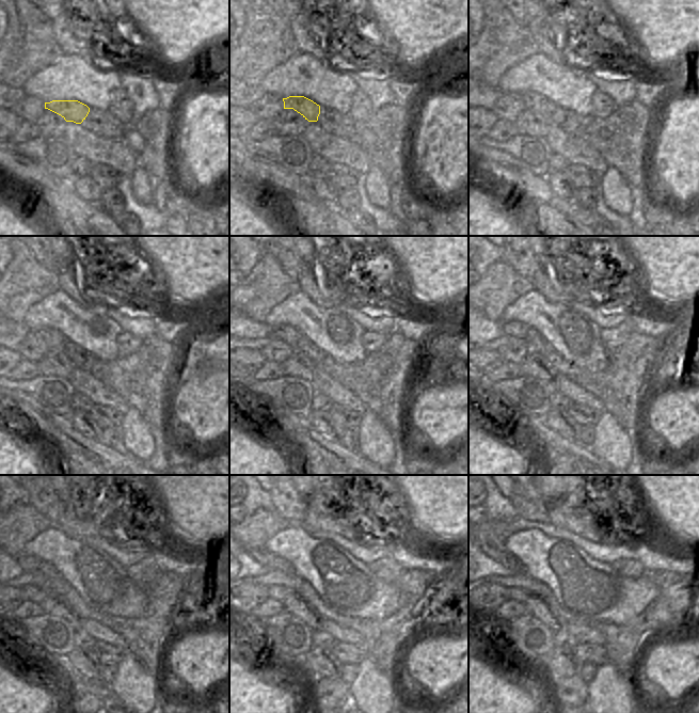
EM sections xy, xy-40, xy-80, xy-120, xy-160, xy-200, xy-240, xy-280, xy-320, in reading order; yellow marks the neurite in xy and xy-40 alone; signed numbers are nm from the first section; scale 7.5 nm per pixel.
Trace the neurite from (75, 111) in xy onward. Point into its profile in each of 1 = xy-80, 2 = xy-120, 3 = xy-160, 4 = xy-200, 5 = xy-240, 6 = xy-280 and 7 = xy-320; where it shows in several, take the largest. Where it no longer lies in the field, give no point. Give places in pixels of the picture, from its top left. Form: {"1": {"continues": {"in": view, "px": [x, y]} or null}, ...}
{"1": {"continues": {"in": "xy-80", "px": [534, 101]}}, "2": {"continues": {"in": "xy-120", "px": [54, 341]}}, "3": {"continues": {"in": "xy-160", "px": [287, 333]}}, "4": {"continues": {"in": "xy-200", "px": [519, 330]}}, "5": {"continues": {"in": "xy-240", "px": [32, 564]}}, "6": {"continues": {"in": "xy-280", "px": [272, 561]}}, "7": {"continues": {"in": "xy-320", "px": [503, 556]}}}

